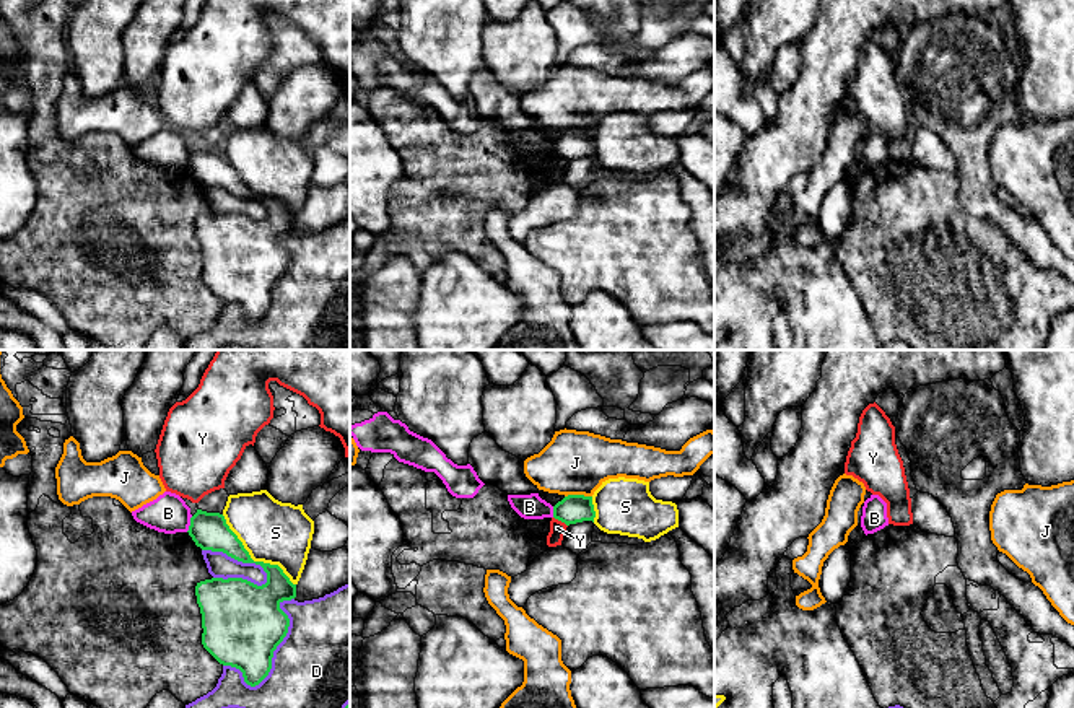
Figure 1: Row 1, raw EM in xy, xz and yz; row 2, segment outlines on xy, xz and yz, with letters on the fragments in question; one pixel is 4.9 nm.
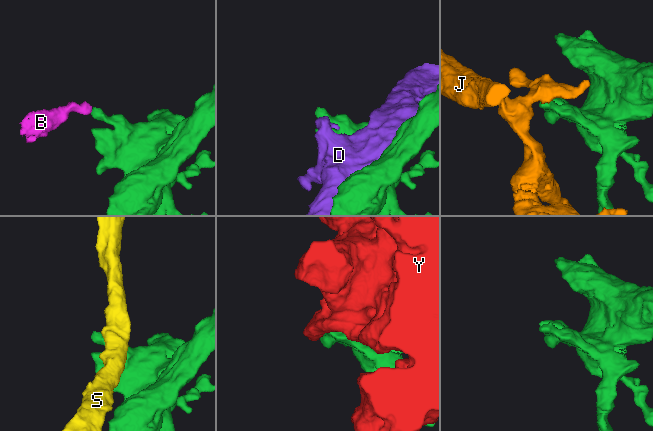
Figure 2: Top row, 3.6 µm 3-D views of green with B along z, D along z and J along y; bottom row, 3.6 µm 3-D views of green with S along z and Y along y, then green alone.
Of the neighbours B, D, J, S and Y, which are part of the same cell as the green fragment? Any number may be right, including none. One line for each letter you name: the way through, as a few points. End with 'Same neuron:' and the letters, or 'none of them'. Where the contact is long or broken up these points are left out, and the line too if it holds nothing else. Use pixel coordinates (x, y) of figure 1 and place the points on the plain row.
Same neuron: none of them

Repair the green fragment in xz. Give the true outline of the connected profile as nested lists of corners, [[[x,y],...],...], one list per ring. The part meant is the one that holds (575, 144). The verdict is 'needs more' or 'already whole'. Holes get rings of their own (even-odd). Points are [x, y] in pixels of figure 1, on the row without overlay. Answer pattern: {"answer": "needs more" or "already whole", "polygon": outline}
{"answer": "already whole", "polygon": [[[568,130],[553,142],[553,153],[565,158],[566,161],[592,156],[596,153],[592,132]]]}

